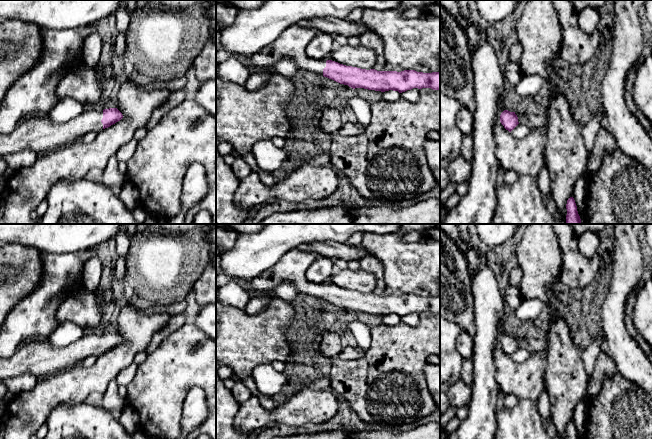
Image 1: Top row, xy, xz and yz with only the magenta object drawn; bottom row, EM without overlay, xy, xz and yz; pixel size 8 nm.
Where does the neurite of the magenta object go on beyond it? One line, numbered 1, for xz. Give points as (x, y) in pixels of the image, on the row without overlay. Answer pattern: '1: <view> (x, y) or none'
1: xz (291, 268)

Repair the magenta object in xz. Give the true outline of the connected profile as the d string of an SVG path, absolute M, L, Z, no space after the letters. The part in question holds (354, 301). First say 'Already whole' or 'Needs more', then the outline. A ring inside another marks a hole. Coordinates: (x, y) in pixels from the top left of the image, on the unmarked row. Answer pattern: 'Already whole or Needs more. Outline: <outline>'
Needs more. Outline: M292 249L268 270L247 283L254 291L274 291L281 284L293 285L302 295L314 296L349 311L375 315L398 315L413 312L440 314L440 296L415 294L377 295L346 290L332 284L316 284L306 277L309 266L320 256L314 252Z

